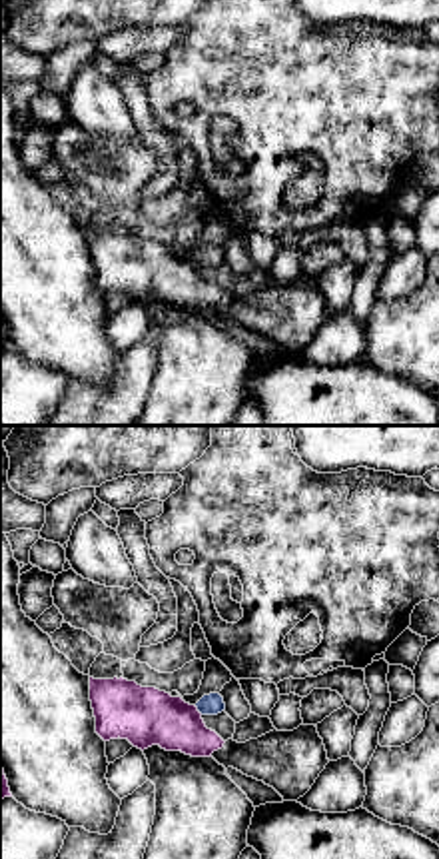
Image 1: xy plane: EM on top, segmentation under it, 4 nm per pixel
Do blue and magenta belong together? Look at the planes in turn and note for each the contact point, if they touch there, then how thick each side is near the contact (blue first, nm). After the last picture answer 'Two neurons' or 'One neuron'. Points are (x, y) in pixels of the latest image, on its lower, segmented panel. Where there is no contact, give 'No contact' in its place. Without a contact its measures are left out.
Touches blue at (198, 710). Thickness 90 nm (blue) against 240 nm

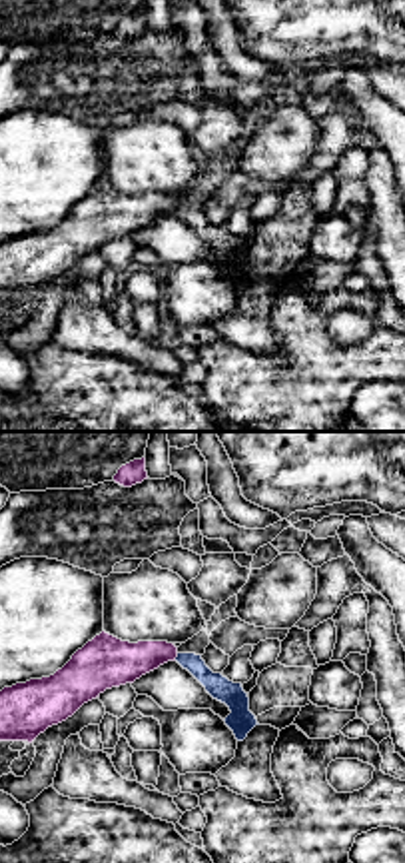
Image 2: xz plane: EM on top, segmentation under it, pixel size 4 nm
Touches blue at (176, 658). Thickness 100 nm (blue) against 190 nm

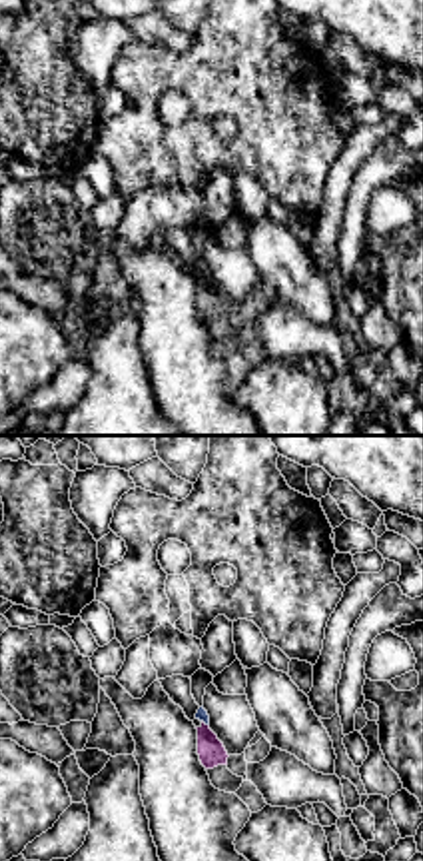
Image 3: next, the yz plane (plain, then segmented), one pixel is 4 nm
Touches blue at (206, 724). Thickness 50 nm (blue) against 110 nm

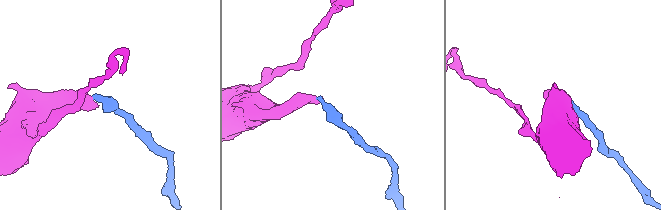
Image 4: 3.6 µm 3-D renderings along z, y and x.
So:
Two neurons

